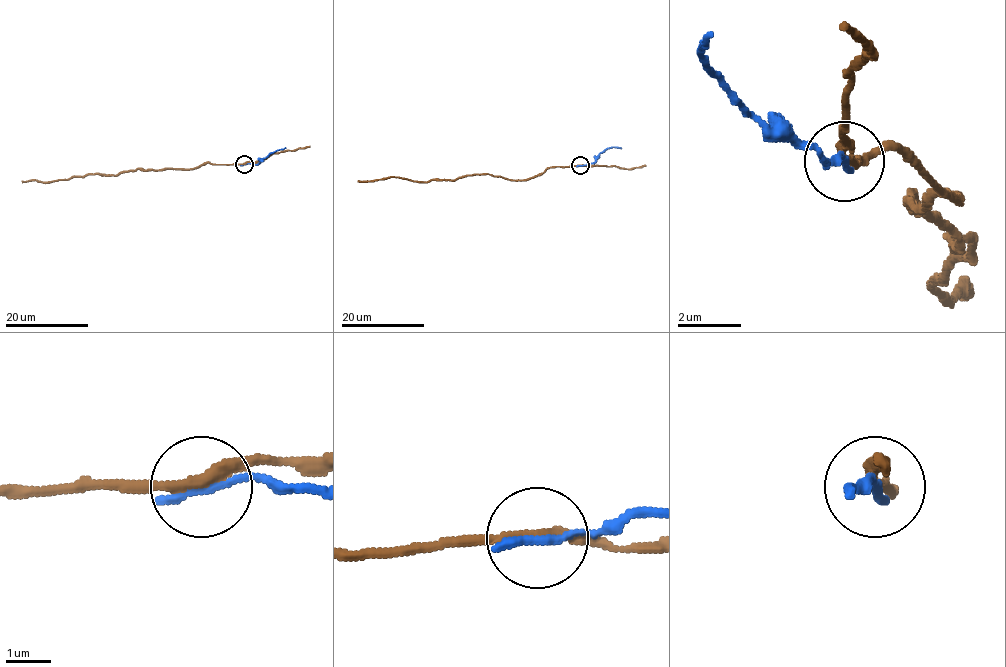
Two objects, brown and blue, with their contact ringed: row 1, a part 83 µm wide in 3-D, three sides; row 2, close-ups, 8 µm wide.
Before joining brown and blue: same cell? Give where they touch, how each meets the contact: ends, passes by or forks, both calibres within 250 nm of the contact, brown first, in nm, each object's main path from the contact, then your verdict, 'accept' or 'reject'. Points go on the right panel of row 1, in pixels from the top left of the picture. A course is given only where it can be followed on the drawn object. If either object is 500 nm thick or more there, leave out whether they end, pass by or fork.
place (844, 161); brown passes by; blue ends; calibres 220 and 220 nm; course brown (846, 159), (894, 151), (958, 199), (910, 207), (958, 247), (974, 239), (934, 287), (966, 287), (958, 303); course blue (846, 159), (830, 159), (774, 135), (718, 79), (702, 55), (710, 31); reject

